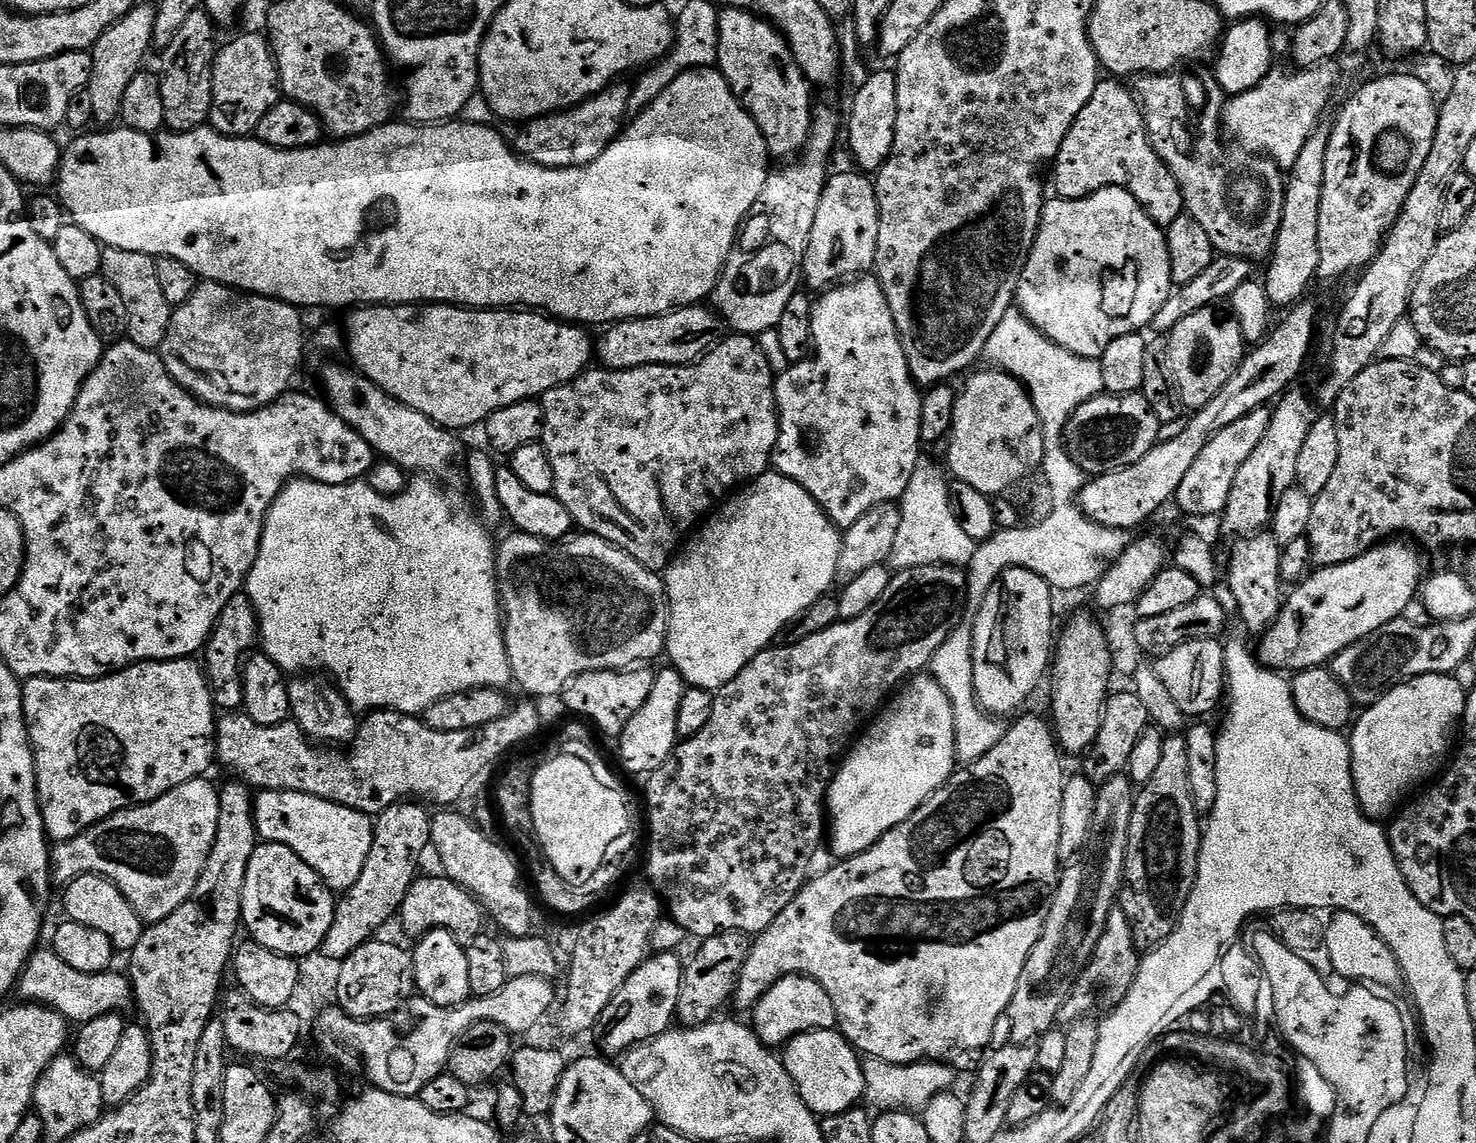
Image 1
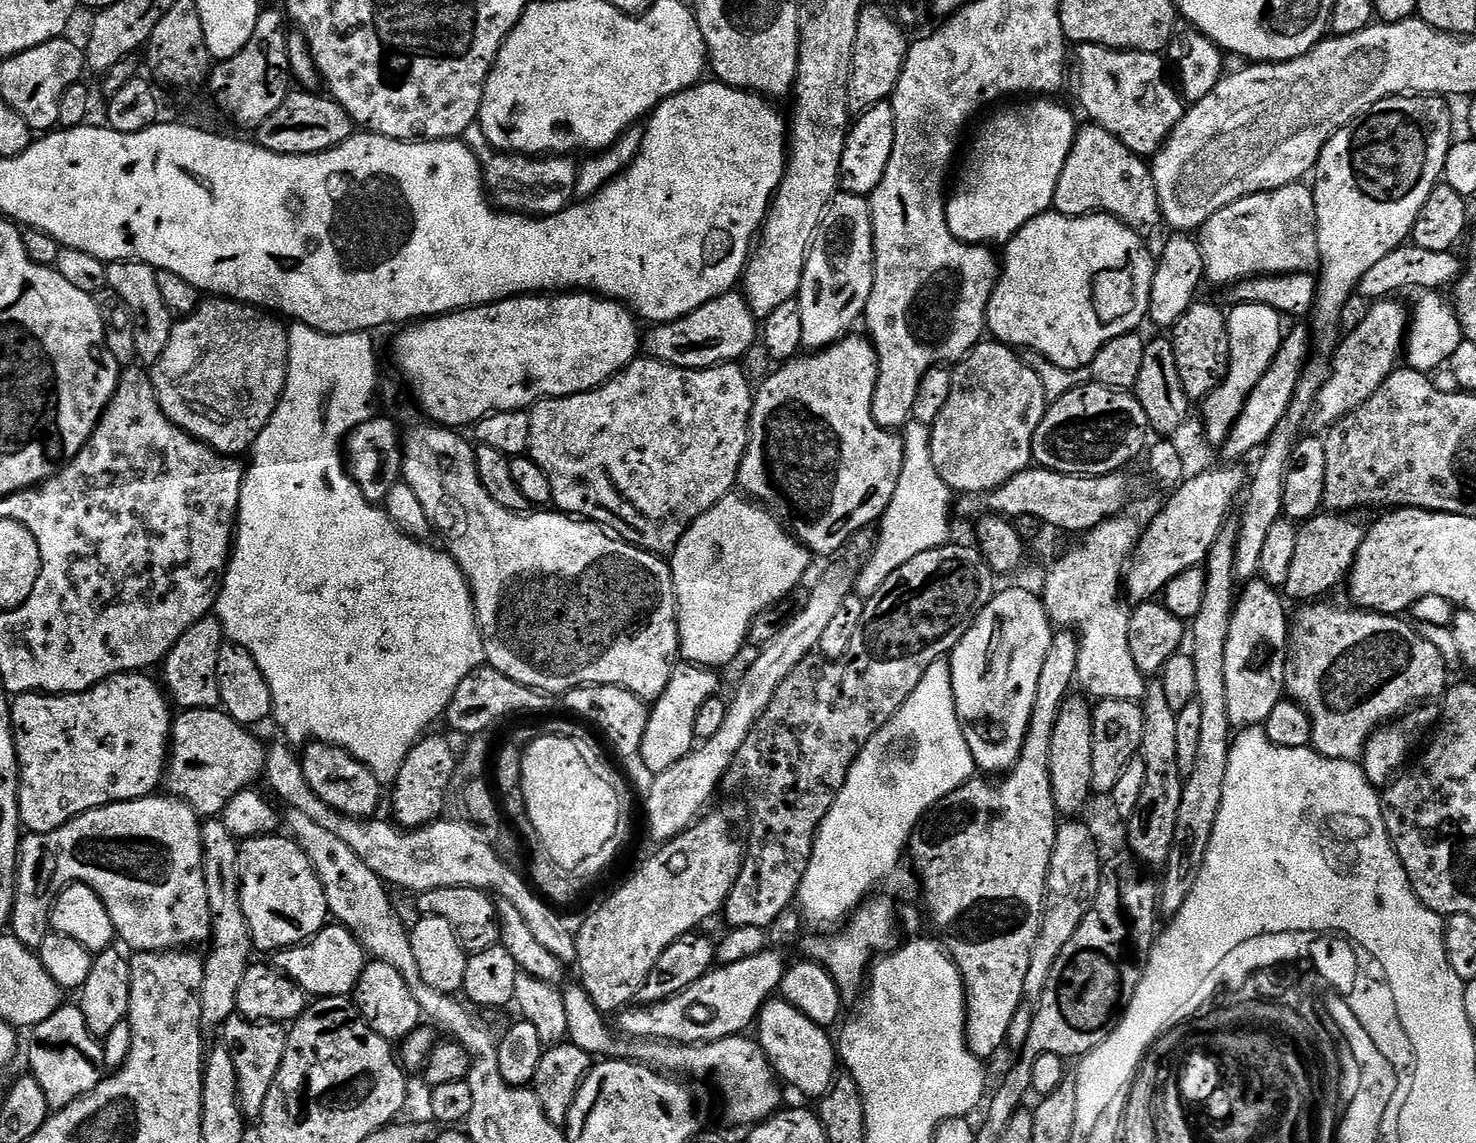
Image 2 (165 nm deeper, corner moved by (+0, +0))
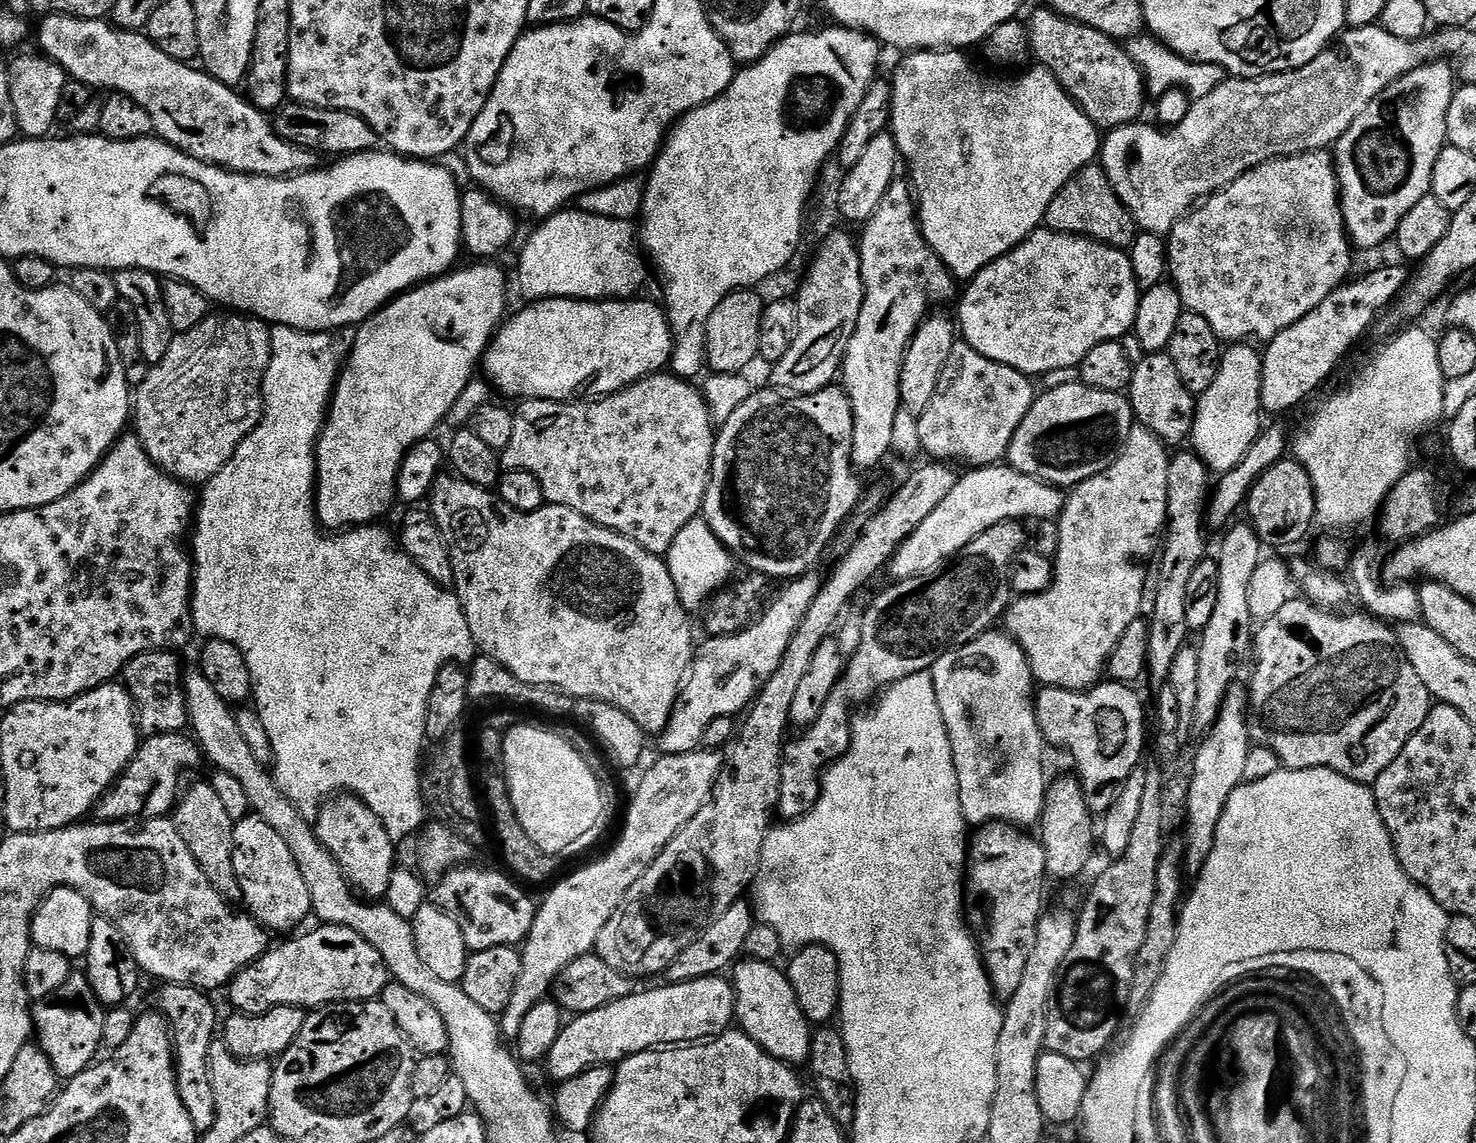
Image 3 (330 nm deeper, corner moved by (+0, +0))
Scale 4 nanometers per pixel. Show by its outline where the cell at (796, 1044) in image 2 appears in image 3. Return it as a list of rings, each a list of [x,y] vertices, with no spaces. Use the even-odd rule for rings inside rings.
[[[741,959],[735,965],[736,973],[730,976],[732,989],[736,992],[736,1014],[735,1019],[739,1027],[748,1033],[748,1037],[762,1050],[769,1052],[774,1058],[783,1060],[786,1064],[800,1066],[812,1055],[812,1033],[813,1025],[806,1018],[802,1006],[798,1006],[798,998],[794,994],[794,986],[790,986],[787,971],[776,969],[775,963],[767,960]]]

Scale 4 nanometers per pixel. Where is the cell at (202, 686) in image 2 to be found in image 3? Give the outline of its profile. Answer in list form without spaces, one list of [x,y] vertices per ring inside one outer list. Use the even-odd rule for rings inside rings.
[[[175,651],[143,652],[129,662],[122,673],[122,683],[136,704],[141,737],[184,732],[189,727],[188,703],[184,701],[184,686],[180,676],[180,660]]]

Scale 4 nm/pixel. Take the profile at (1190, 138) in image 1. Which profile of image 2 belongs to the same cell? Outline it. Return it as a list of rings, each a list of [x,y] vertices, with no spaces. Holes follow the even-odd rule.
[[[1082,44],[1075,49],[1074,60],[1076,80],[1080,83],[1080,104],[1088,115],[1087,119],[1114,134],[1114,138],[1122,141],[1134,155],[1141,158],[1155,156],[1186,111],[1185,101],[1174,87],[1170,76],[1168,81],[1168,76],[1164,73],[1165,57],[1154,52],[1119,52],[1116,48]]]

